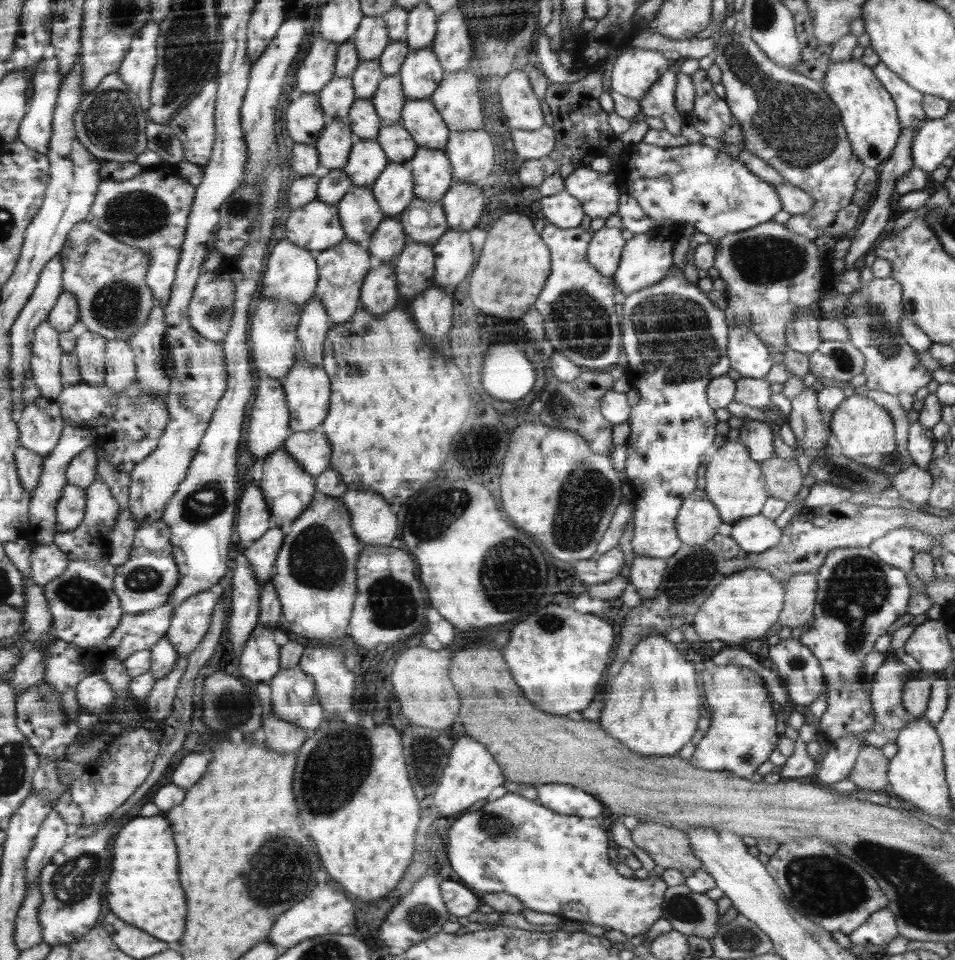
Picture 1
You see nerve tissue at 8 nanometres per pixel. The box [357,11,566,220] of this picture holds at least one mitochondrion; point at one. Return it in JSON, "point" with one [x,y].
{"point":[504,37]}

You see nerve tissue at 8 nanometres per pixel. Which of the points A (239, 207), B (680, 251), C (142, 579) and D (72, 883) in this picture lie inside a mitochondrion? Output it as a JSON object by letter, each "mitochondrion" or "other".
{"A":"mitochondrion","B":"other","C":"mitochondrion","D":"mitochondrion"}

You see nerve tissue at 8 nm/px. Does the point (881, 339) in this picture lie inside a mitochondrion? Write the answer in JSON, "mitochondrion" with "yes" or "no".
{"mitochondrion":"yes"}

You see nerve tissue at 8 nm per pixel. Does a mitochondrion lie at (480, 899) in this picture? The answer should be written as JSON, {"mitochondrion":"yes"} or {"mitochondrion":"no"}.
{"mitochondrion":"no"}

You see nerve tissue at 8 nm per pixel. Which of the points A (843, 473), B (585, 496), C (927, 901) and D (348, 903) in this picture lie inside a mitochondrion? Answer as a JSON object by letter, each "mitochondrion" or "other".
{"A":"mitochondrion","B":"mitochondrion","C":"mitochondrion","D":"other"}

